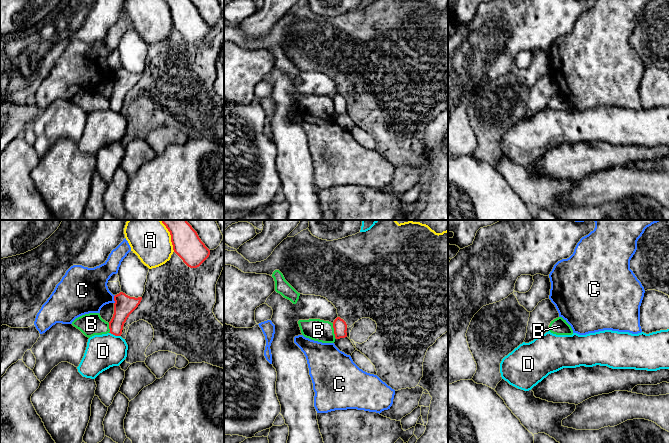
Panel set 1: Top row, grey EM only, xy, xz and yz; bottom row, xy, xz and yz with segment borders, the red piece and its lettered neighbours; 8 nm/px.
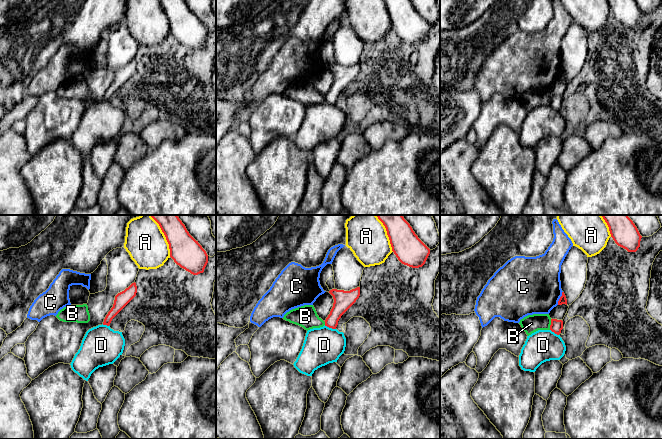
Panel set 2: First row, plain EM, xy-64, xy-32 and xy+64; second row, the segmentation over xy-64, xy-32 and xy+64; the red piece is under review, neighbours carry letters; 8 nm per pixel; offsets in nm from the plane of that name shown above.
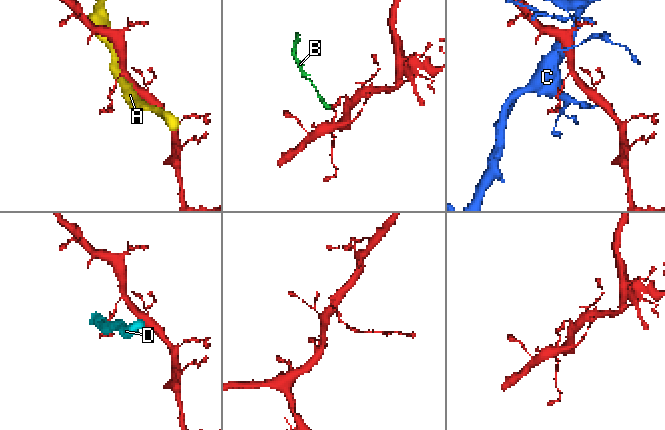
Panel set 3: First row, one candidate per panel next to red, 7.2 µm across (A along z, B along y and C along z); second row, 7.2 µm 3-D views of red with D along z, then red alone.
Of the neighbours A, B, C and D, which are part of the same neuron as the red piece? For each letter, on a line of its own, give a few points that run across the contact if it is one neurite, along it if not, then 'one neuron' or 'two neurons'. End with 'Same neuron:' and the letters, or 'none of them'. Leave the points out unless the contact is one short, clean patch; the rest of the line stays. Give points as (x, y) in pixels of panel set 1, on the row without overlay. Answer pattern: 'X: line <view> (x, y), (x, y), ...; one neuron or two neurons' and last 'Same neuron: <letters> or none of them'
A: two neurons
B: line xz (332, 99), (336, 114); two neurons
C: two neurons
D: two neurons
Same neuron: none of them

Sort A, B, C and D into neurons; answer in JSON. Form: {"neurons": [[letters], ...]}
{"neurons": [["A"], ["B"], ["C"], ["D"]]}

